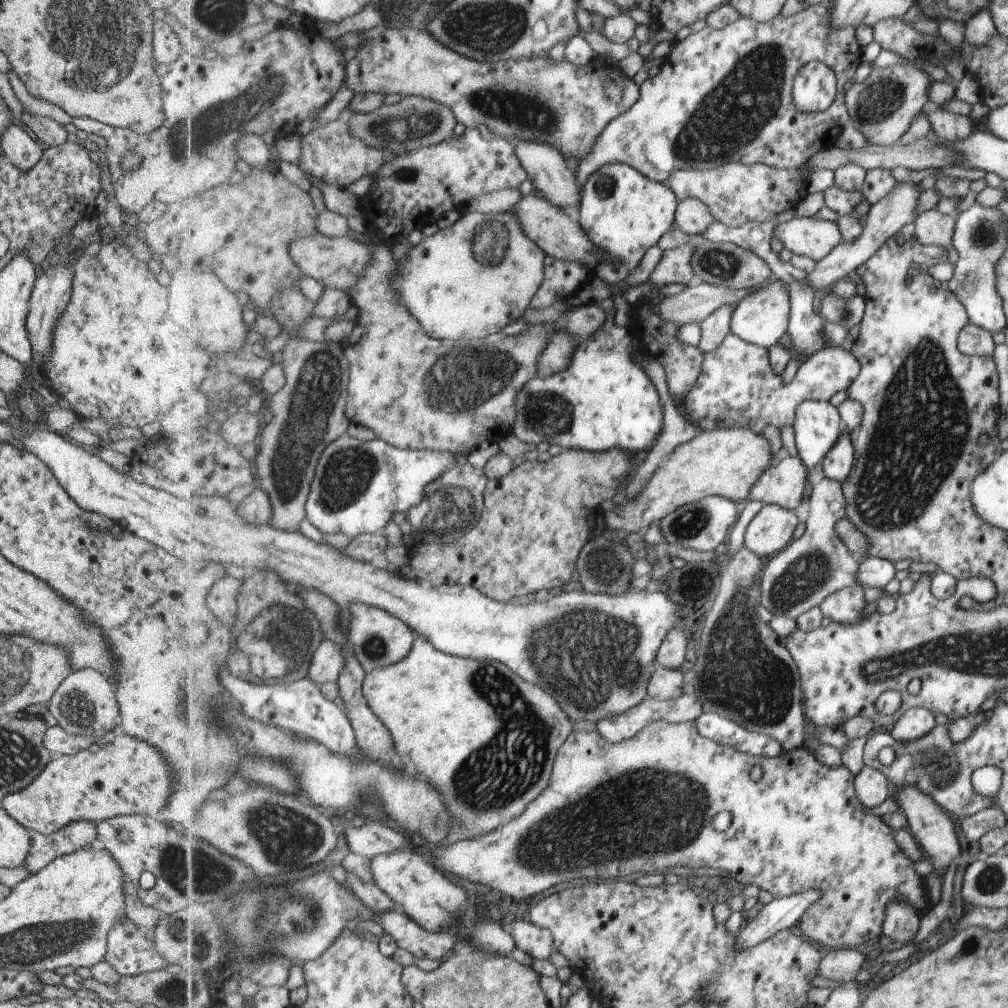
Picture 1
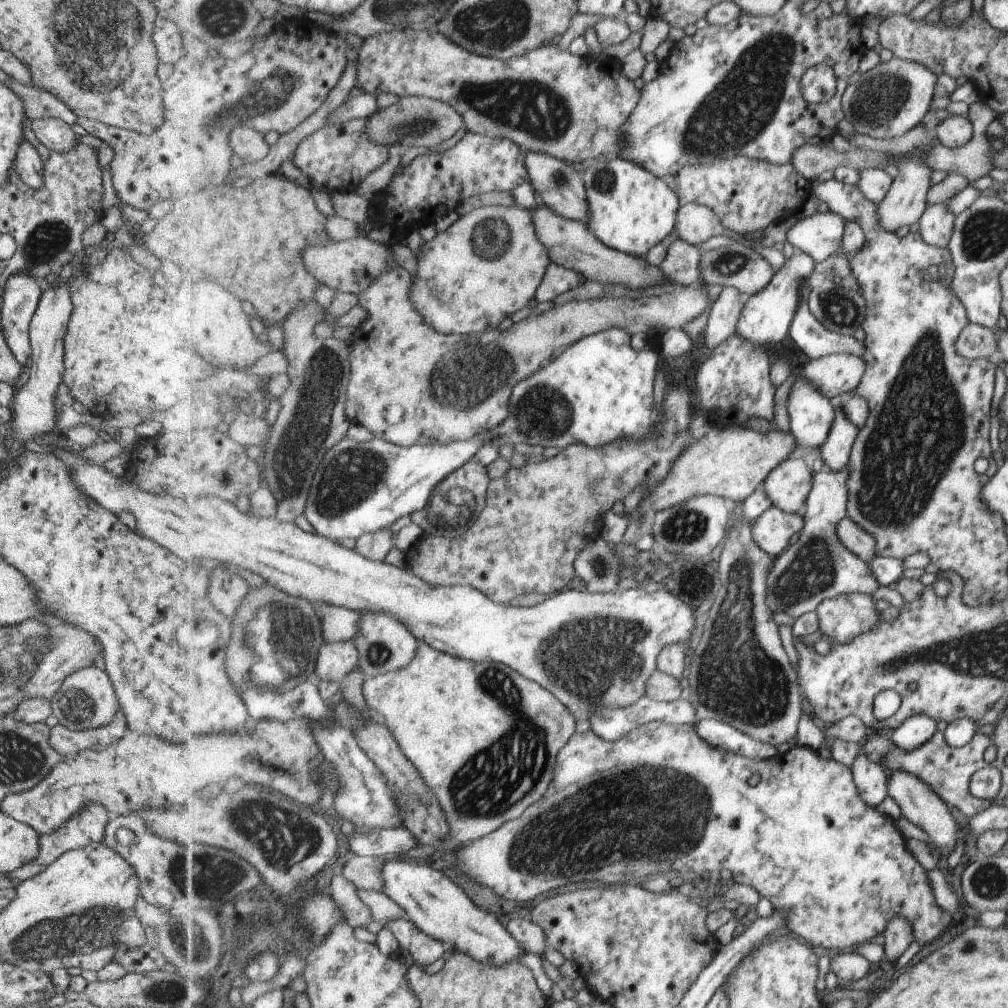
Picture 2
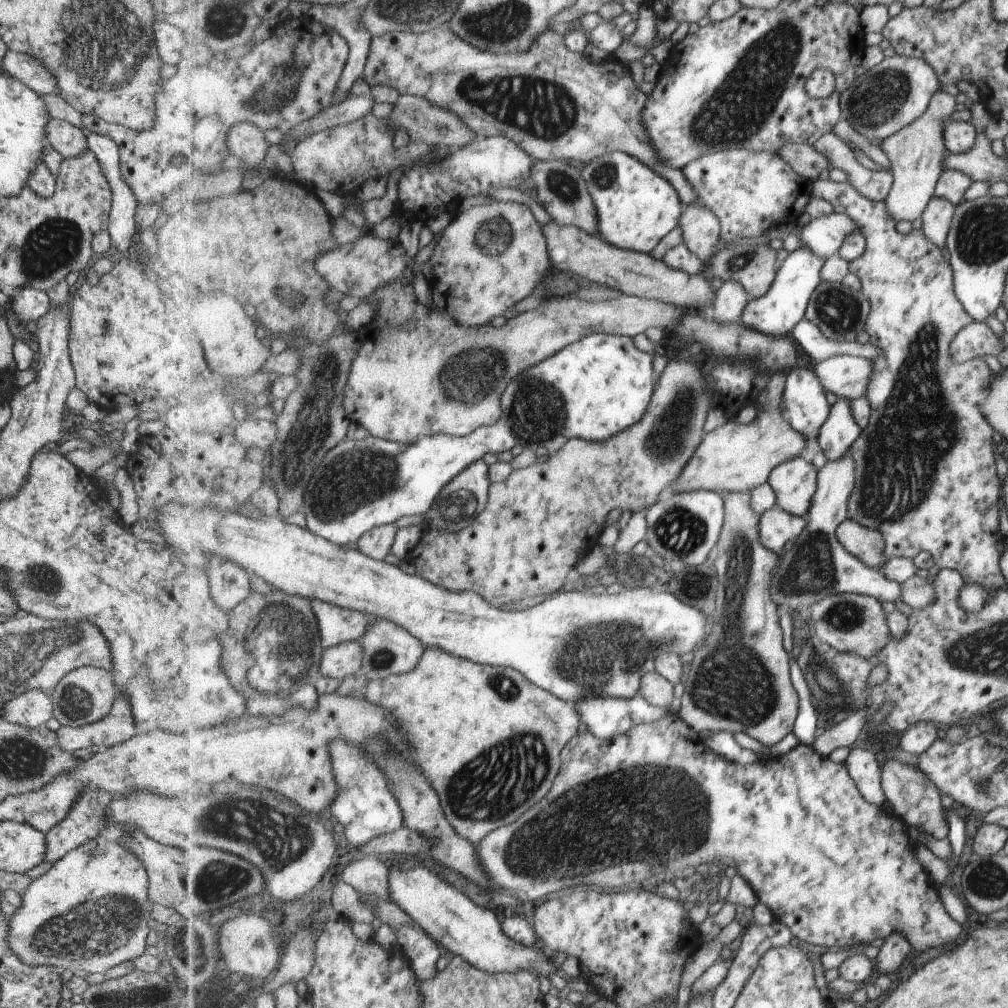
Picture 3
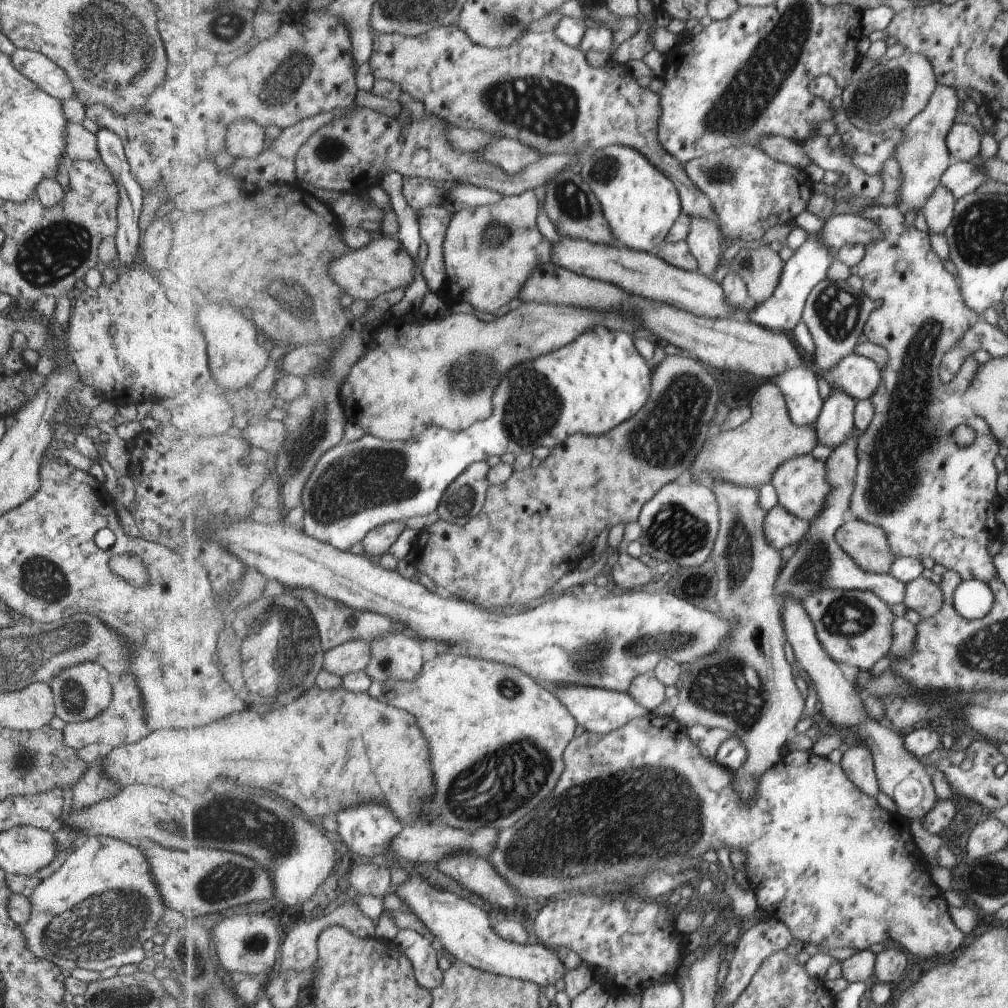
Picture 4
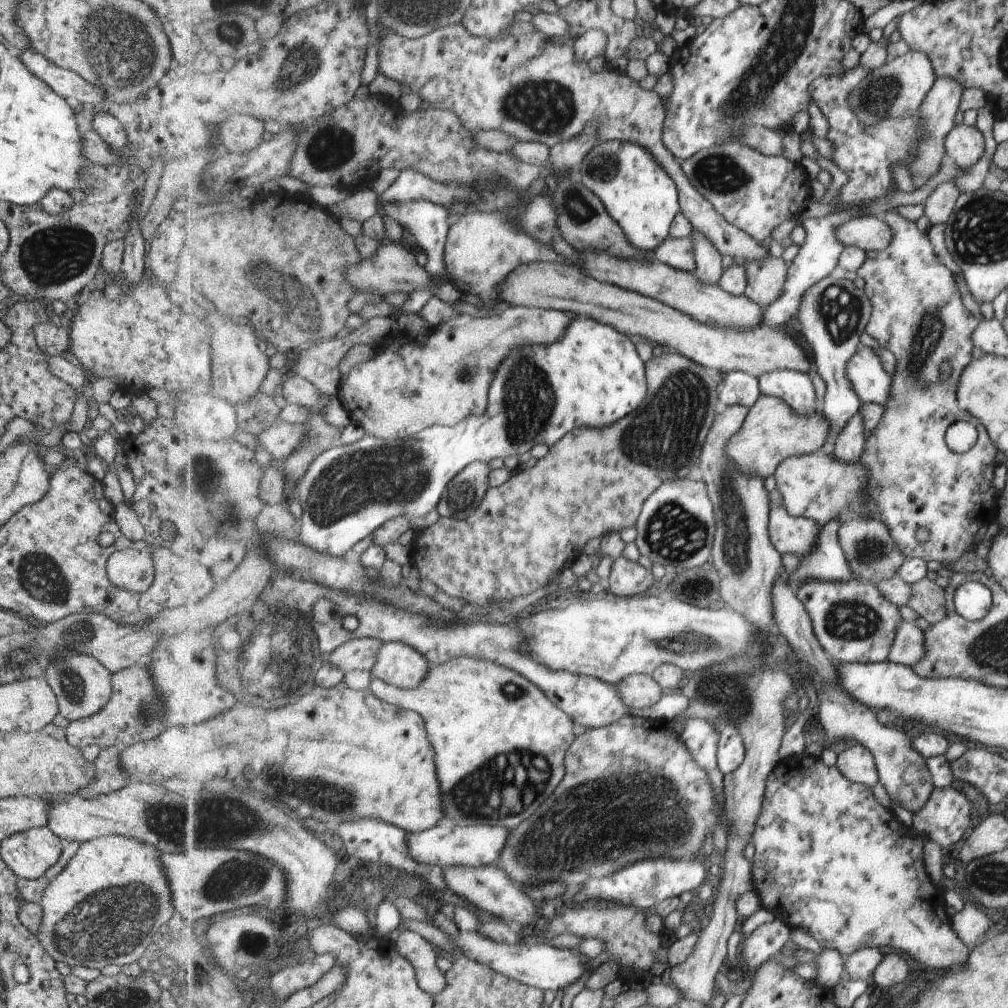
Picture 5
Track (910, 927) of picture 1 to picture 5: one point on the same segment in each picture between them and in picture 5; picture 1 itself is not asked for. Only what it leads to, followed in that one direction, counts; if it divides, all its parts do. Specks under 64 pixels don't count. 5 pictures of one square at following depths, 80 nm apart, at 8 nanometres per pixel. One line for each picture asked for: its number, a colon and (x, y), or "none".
2: (898, 934)
3: (890, 955)
4: (889, 964)
5: (892, 969)

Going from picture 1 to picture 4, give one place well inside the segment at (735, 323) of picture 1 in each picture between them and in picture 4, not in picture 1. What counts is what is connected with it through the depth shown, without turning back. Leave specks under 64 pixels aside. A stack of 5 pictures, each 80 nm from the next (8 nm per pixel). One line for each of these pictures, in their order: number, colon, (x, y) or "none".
2: (767, 317)
3: (777, 313)
4: (810, 264)

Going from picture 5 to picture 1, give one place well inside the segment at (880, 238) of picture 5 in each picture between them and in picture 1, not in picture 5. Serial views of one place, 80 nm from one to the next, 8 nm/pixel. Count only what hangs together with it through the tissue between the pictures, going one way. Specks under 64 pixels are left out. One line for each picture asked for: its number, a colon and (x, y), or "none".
1: (815, 238)
2: (821, 235)
3: (825, 236)
4: (840, 230)

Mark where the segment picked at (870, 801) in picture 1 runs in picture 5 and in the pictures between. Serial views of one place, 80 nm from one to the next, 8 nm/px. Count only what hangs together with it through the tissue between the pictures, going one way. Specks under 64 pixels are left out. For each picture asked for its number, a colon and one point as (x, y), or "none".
2: (871, 782)
3: (863, 766)
4: (857, 762)
5: (855, 762)

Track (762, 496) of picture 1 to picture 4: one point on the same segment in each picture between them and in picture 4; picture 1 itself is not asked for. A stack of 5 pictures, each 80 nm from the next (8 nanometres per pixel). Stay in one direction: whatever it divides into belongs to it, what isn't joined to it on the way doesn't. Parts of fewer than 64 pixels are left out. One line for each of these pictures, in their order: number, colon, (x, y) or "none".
2: (789, 485)
3: (795, 482)
4: (802, 484)

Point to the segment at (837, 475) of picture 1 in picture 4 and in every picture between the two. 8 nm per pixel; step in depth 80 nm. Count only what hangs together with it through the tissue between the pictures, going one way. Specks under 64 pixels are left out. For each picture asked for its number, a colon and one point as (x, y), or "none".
2: (835, 454)
3: (837, 434)
4: (835, 424)

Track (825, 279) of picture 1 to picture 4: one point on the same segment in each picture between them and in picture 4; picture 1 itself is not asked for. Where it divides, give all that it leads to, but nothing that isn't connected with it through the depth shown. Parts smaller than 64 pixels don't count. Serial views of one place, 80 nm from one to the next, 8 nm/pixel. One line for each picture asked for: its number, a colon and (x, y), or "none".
2: (904, 203)
3: (916, 153)
4: (923, 158)

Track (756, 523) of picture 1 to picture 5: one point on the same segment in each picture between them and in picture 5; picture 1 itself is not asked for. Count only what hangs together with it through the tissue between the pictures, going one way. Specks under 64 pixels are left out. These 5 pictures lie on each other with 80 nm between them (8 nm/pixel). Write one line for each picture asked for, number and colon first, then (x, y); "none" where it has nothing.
2: (772, 532)
3: (778, 526)
4: (782, 528)
5: (798, 535)

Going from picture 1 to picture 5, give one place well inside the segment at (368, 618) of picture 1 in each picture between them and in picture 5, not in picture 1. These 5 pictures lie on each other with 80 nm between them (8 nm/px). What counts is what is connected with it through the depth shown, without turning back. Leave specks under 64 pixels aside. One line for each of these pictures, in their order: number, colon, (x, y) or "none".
2: (385, 645)
3: (388, 649)
4: (399, 656)
5: (399, 664)

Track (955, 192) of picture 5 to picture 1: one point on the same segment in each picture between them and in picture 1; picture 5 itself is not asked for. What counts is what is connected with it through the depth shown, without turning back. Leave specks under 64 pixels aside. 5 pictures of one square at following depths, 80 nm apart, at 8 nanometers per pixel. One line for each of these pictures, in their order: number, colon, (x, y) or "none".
1: (932, 228)
2: (935, 224)
3: (936, 216)
4: (938, 208)

